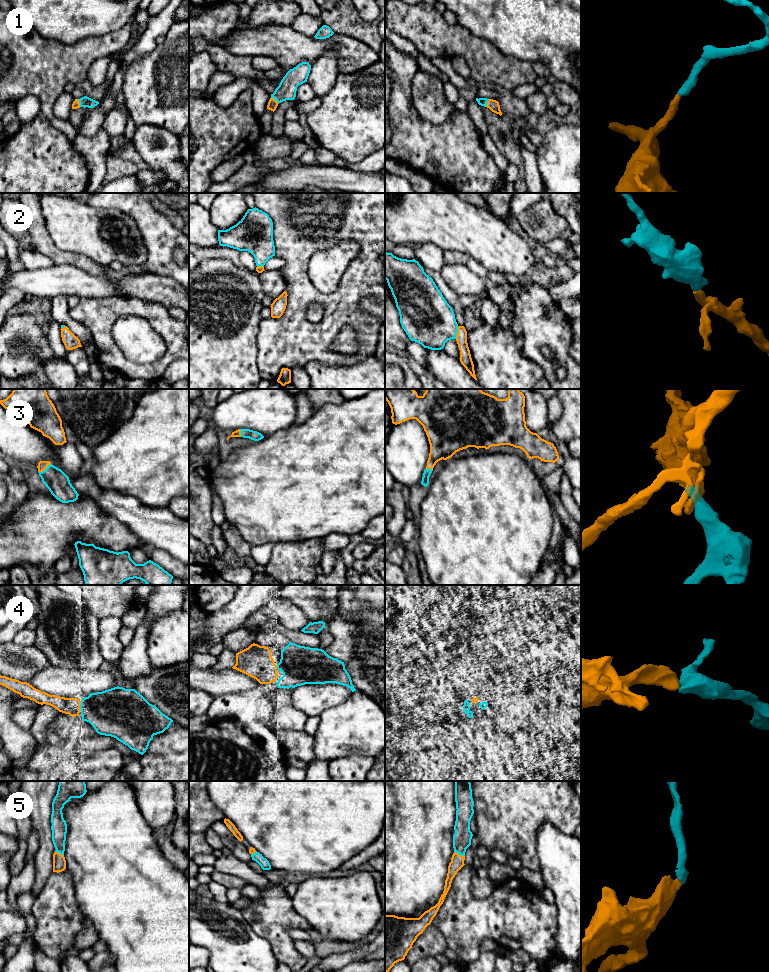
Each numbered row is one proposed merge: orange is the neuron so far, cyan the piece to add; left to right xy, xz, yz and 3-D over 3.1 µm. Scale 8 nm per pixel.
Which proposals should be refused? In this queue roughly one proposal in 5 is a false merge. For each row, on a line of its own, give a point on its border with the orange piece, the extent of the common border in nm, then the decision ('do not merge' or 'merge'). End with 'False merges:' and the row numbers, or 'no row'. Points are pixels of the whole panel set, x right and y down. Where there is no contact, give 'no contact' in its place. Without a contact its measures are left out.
1: meets orange in xz at (275, 100); contact 80 nm long; merge
2: meets orange in yz at (458, 332); contact 110 nm long; merge
3: meets orange in xy at (44, 469); contact 130 nm long; merge
4: meets orange in xy at (80, 704); contact 70 nm long; merge
5: meets orange in yz at (458, 854); contact 100 nm long; merge
False merges: no row

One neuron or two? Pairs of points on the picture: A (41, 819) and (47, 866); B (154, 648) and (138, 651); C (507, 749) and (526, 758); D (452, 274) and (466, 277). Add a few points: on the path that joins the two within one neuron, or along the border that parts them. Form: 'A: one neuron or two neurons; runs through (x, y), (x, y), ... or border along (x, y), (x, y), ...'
A: one neuron; runs through (44, 831), (45, 854)
B: two neurons; border along (148, 627), (147, 656), (153, 667)
C: one neuron; runs through (512, 750), (521, 753)
D: one neuron; runs through (455, 276), (463, 277)

